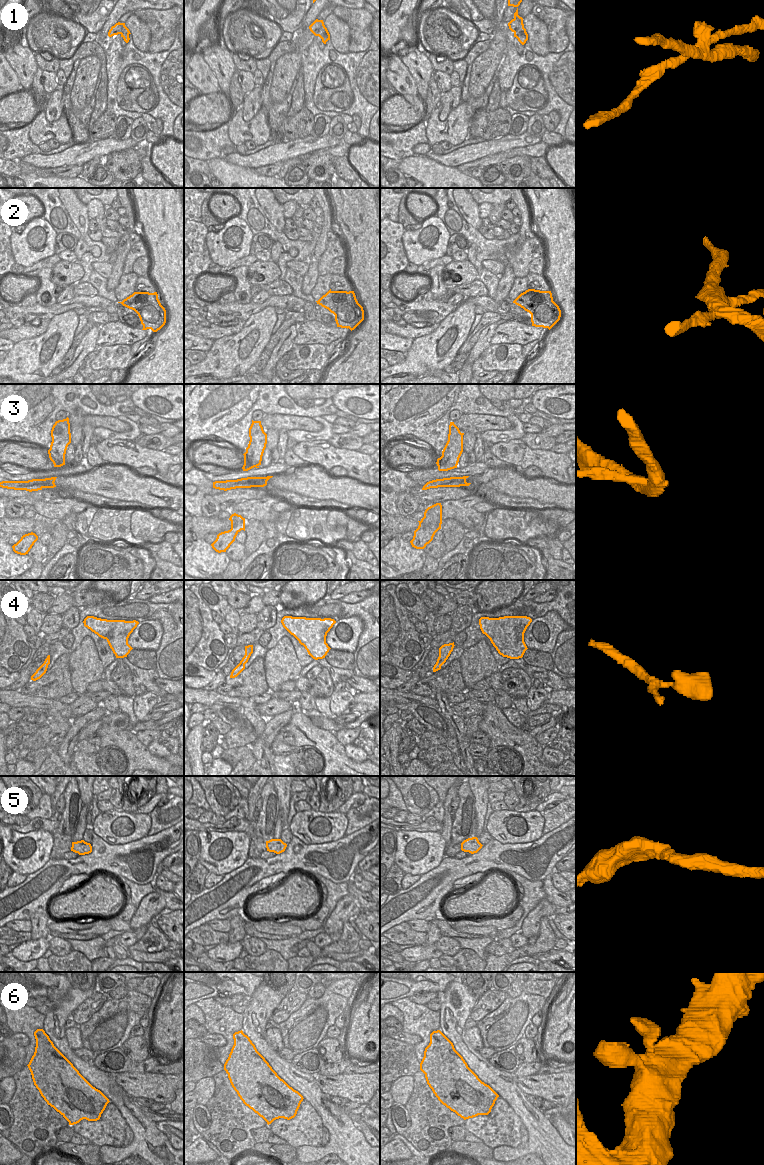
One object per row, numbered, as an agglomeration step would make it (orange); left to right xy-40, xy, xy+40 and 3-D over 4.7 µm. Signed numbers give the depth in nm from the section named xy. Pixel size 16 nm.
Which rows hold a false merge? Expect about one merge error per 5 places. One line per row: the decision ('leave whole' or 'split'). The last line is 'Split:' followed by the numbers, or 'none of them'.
1: split
2: split
3: leave whole
4: leave whole
5: leave whole
6: leave whole
Split: 1, 2

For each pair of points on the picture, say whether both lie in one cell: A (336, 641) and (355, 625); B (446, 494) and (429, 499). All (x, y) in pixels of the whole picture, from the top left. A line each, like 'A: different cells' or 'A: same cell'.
A: same cell
B: same cell

